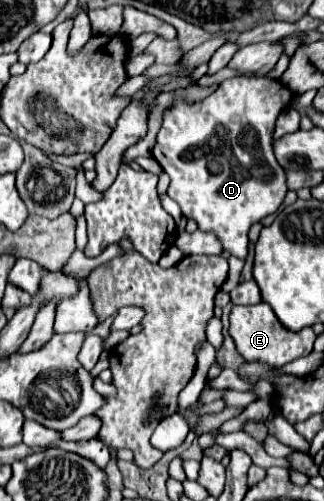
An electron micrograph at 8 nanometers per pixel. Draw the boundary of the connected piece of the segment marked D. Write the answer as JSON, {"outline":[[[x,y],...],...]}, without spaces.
{"outline":[[[235,77],[223,81],[209,97],[189,103],[175,99],[163,111],[163,125],[157,133],[153,157],[163,171],[171,177],[167,195],[181,207],[185,217],[193,217],[203,231],[215,231],[223,243],[223,249],[231,255],[247,257],[247,231],[253,223],[275,213],[285,199],[285,171],[281,165],[267,165],[267,157],[273,157],[273,131],[275,119],[283,111],[283,101],[291,99],[291,91],[281,83],[265,77]]]}

